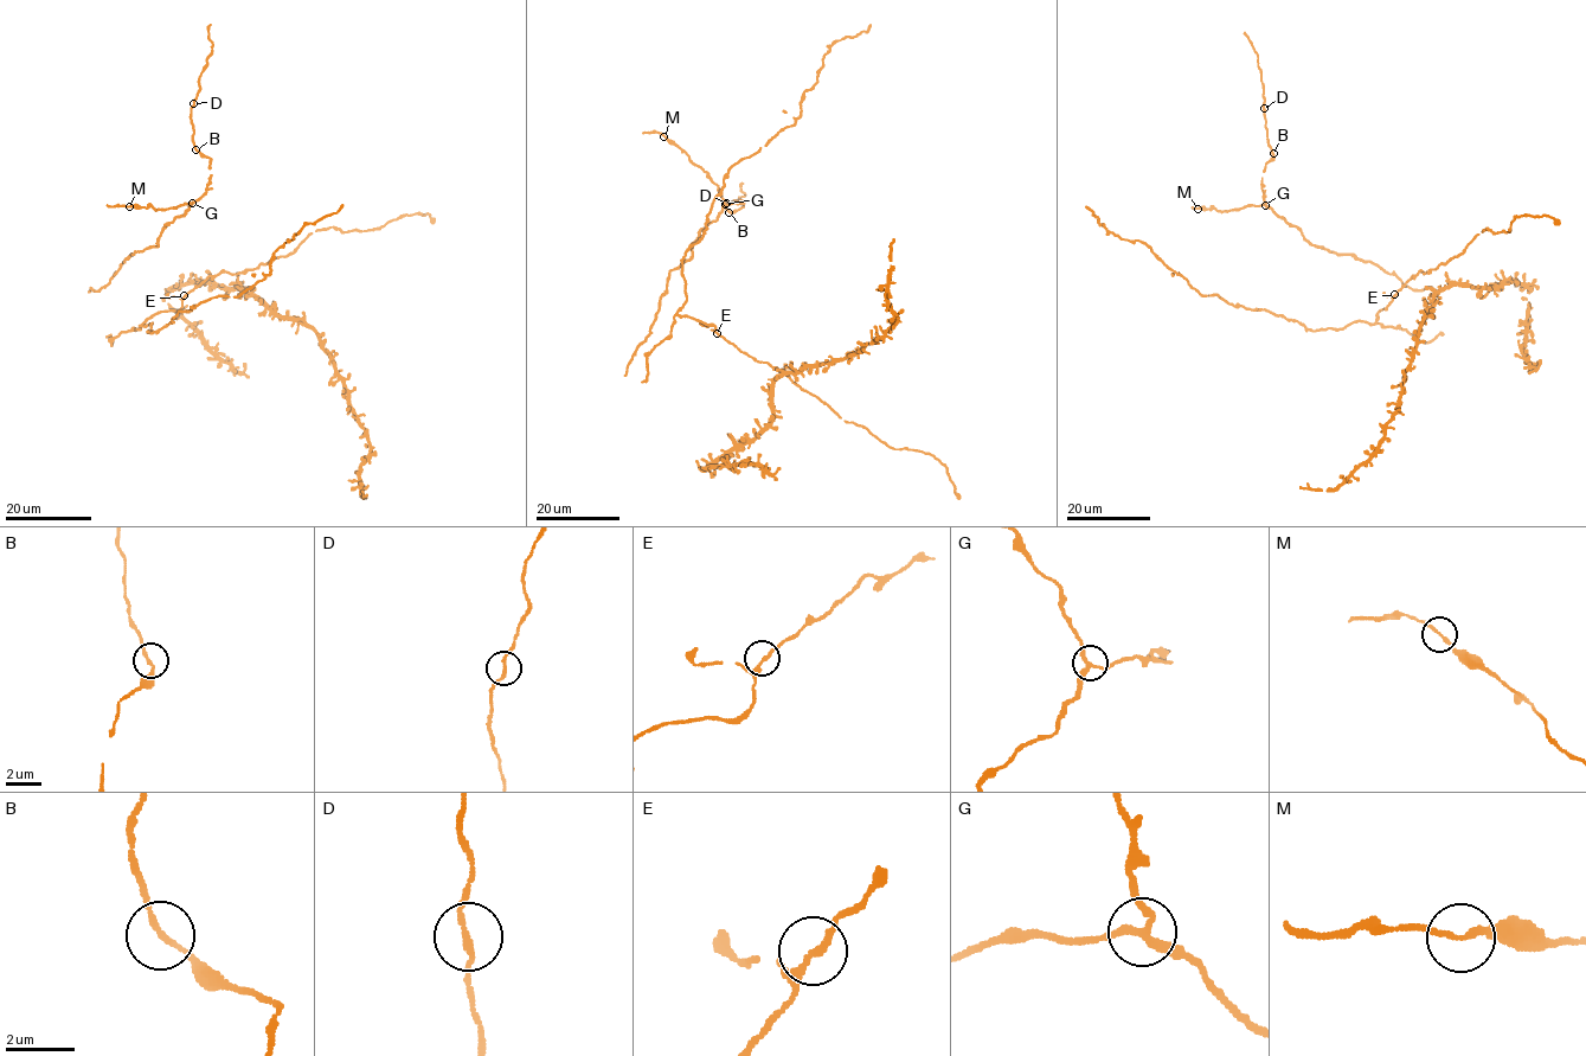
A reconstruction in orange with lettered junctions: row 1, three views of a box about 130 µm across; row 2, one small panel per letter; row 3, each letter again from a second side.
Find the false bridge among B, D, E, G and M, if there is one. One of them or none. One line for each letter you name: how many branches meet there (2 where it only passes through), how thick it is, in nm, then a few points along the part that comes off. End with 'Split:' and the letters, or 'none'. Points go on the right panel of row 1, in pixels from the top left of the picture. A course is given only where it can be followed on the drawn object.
Split: none

